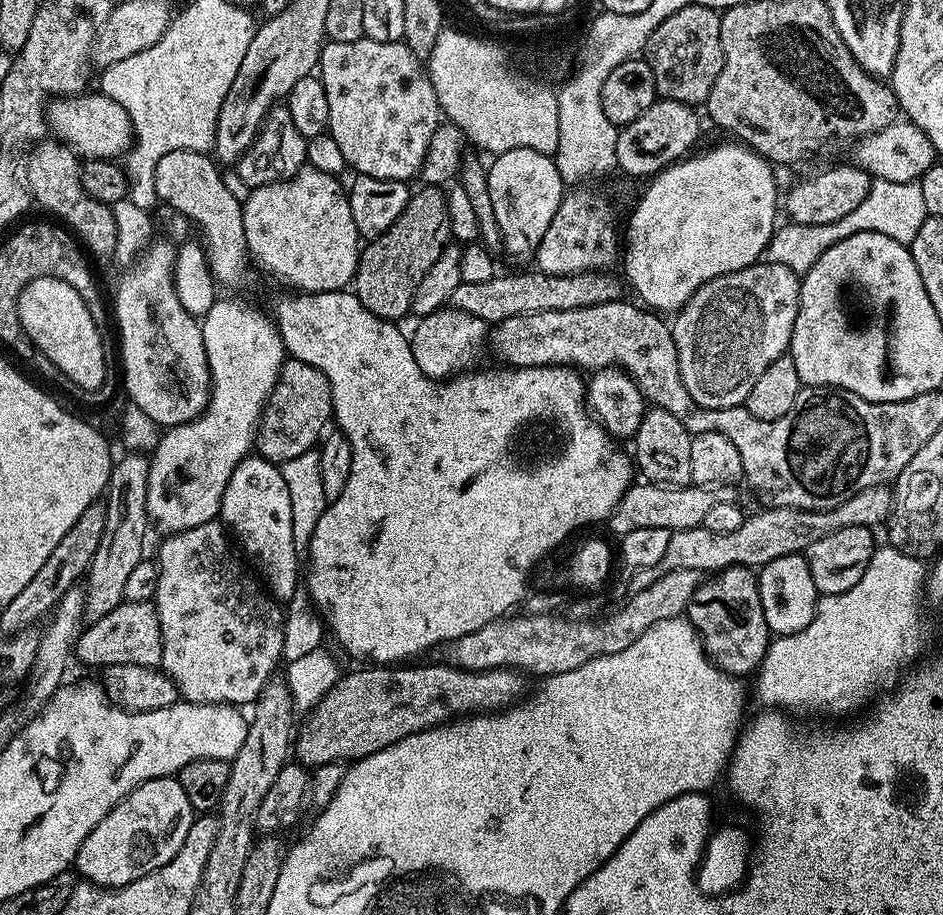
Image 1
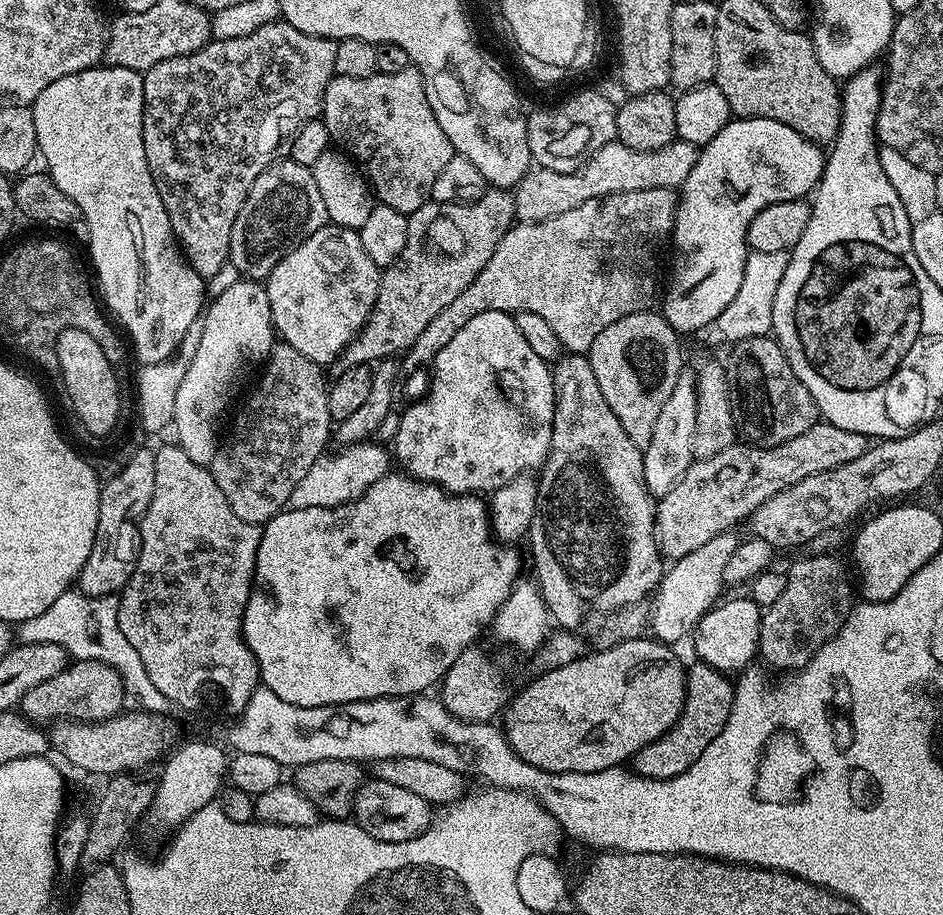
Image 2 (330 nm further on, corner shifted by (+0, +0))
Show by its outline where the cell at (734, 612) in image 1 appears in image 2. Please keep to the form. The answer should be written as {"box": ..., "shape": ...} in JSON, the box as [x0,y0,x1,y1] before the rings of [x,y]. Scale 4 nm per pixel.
{"box":[630,662,736,780],"shape":[[[696,662],[687,669],[686,698],[682,714],[674,726],[659,736],[650,746],[642,746],[631,758],[630,768],[637,776],[649,776],[652,780],[669,780],[694,766],[702,758],[702,750],[722,734],[734,706],[736,685],[725,673],[712,668],[709,664]]]}

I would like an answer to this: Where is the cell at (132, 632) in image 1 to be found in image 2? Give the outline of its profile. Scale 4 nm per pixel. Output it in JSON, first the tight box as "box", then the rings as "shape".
{"box":[19,660,124,726],"shape":[[[97,660],[69,663],[60,674],[39,682],[19,702],[19,711],[37,726],[58,720],[109,720],[124,708],[124,687],[118,670]]]}

